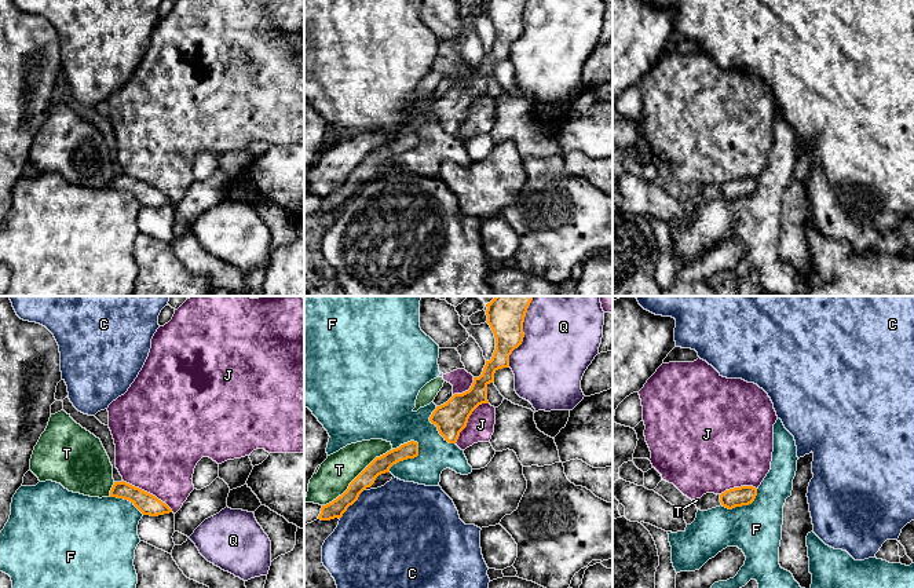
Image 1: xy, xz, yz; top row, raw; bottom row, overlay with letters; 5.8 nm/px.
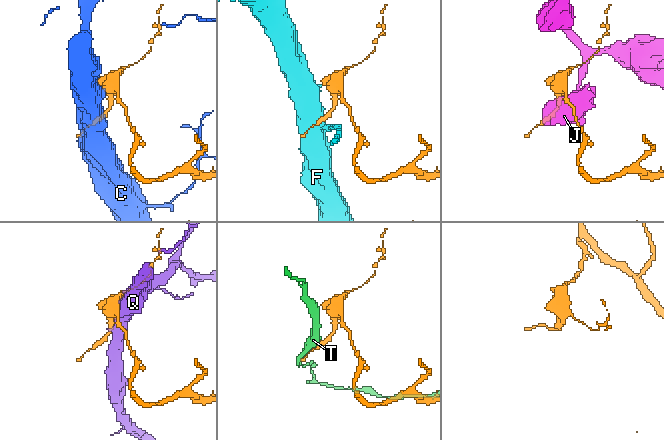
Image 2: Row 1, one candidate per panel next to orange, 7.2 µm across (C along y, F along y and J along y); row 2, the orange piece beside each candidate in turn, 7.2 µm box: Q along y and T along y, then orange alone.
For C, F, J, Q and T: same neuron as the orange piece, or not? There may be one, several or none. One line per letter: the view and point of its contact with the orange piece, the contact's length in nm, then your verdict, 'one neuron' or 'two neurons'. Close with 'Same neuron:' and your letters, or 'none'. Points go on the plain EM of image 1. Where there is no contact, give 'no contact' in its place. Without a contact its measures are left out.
C: xz (351, 196) | 240 nm | two neurons
F: xz (409, 149) | 240 nm | two neurons
J: xy (146, 183) | 340 nm | two neurons
Q: xz (523, 28) | 360 nm | two neurons
T: xz (355, 170) | 500 nm | two neurons
Same neuron: none

